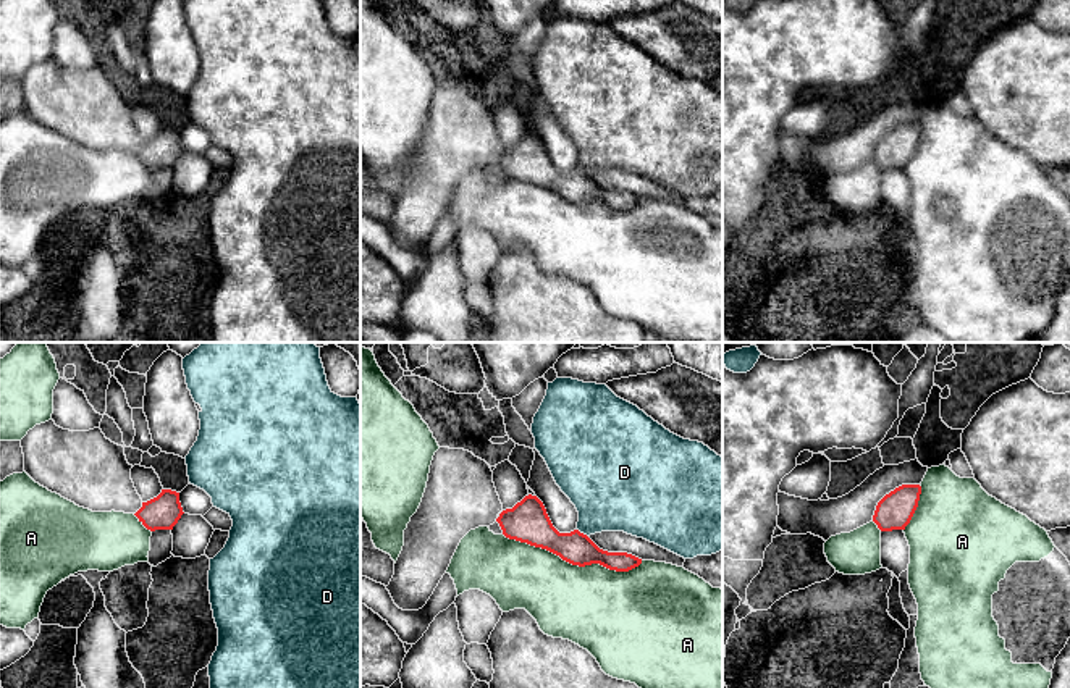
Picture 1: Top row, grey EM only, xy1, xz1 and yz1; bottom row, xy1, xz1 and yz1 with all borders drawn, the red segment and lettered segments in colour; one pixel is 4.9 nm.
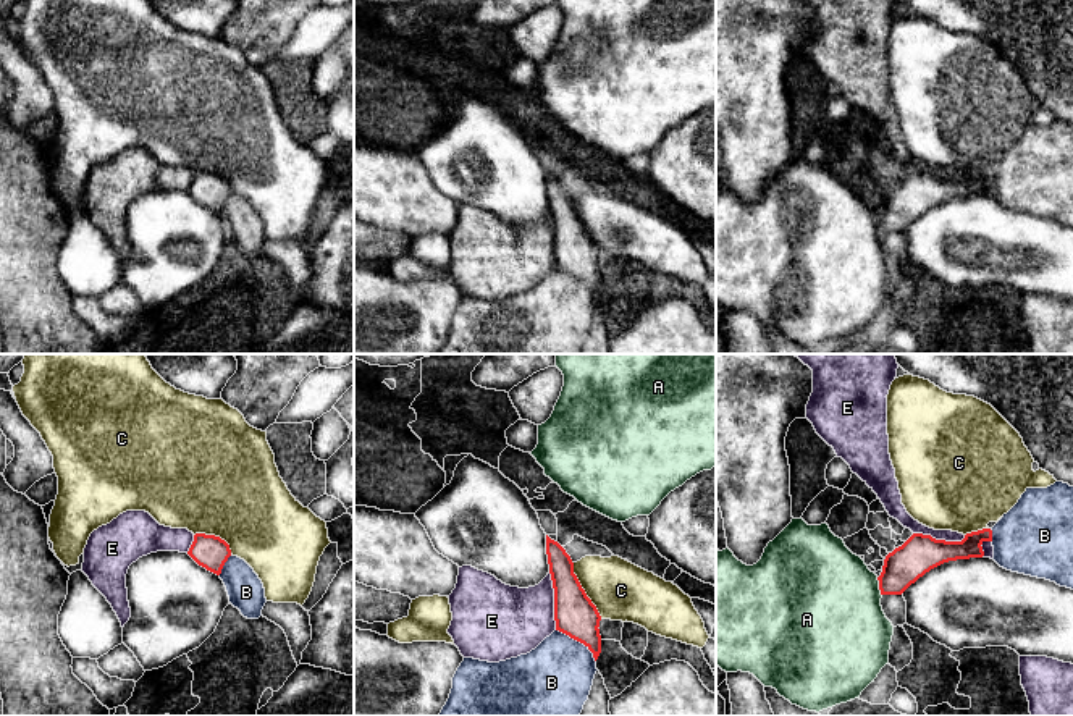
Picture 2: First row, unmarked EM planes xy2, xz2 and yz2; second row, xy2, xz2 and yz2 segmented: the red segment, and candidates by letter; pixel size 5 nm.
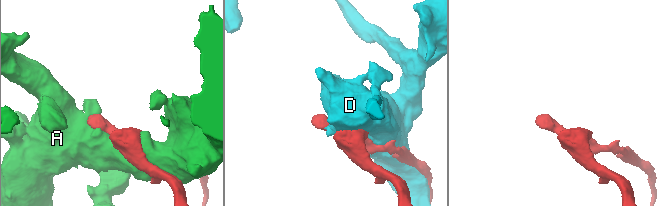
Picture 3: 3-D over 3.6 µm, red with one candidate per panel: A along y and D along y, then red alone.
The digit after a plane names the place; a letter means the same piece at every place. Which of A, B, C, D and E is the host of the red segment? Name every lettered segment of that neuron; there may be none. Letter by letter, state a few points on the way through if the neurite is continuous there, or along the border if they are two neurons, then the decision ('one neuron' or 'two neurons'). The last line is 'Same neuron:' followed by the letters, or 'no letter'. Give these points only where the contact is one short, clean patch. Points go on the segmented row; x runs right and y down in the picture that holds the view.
A: two neurons
B: two neurons
C: two neurons
D: two neurons
E: border xz2 (548, 572), (553, 582), (553, 619), (556, 629); two neurons
Same neuron: no letter

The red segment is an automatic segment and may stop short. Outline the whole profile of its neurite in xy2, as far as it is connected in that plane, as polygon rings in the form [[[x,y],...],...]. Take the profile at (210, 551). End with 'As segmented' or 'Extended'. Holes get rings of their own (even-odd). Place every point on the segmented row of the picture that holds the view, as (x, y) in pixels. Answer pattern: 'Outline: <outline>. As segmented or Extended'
Outline: [[[196,533],[187,554],[207,571],[220,575],[231,556],[229,545],[215,535]]]. As segmented

